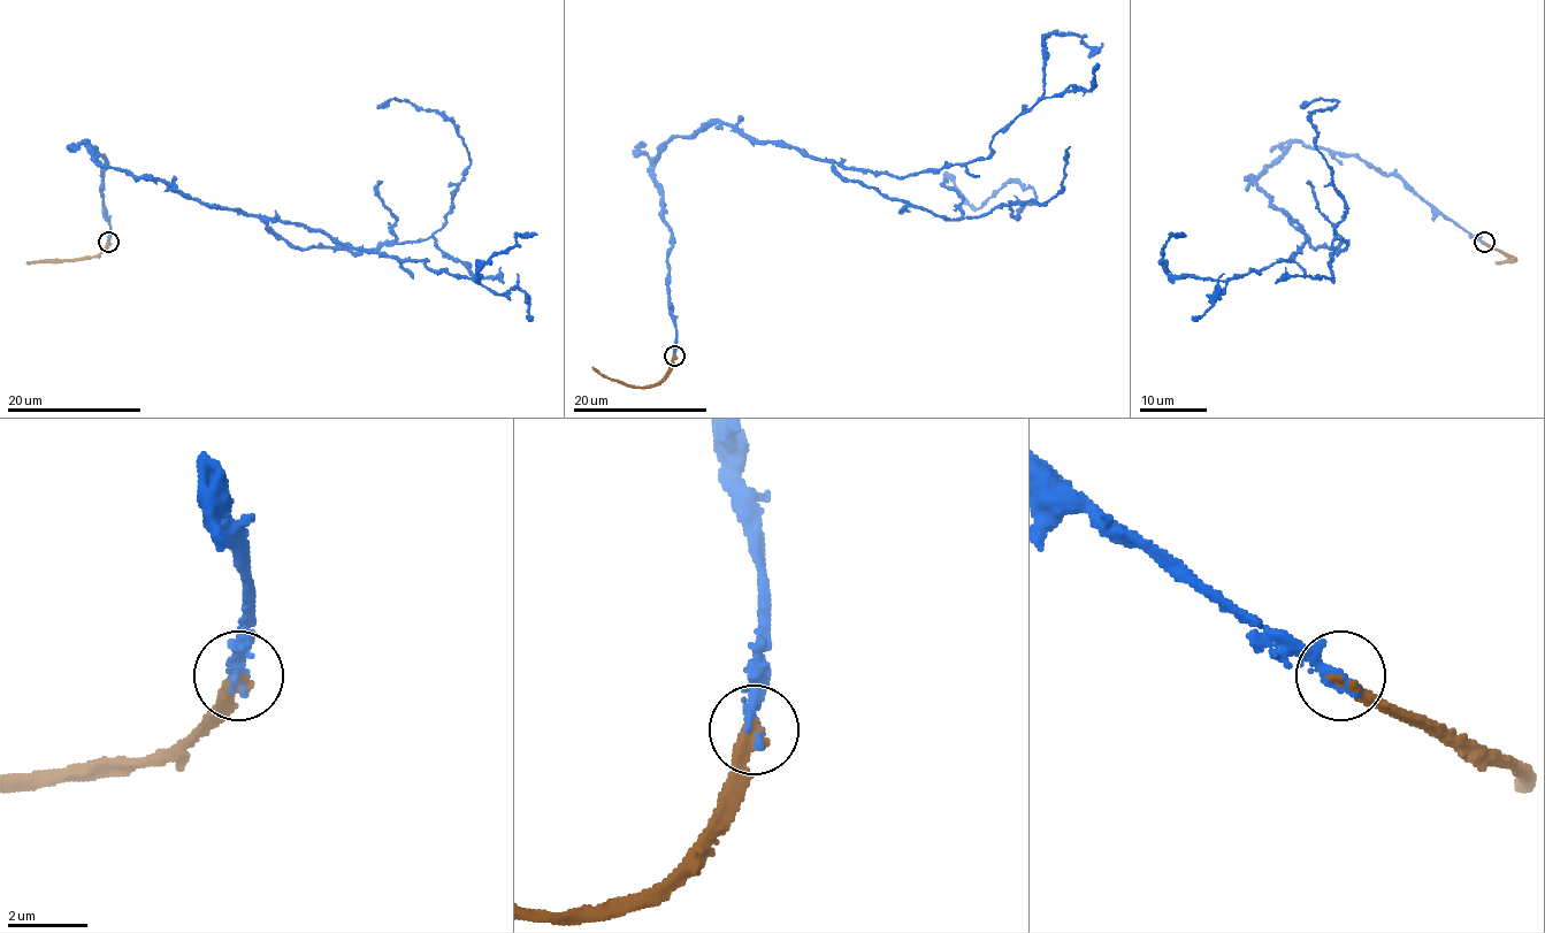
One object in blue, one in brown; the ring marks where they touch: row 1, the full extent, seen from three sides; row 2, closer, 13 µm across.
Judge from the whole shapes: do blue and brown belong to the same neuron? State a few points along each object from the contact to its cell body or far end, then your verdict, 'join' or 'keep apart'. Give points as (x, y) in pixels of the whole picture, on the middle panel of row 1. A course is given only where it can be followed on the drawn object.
blue runs (674, 356), (654, 171), (674, 138), (735, 124), (950, 219), (1035, 197), (1014, 182), (976, 207), (943, 171); brown runs (674, 356), (663, 377), (642, 388), (610, 381), (591, 367); join

